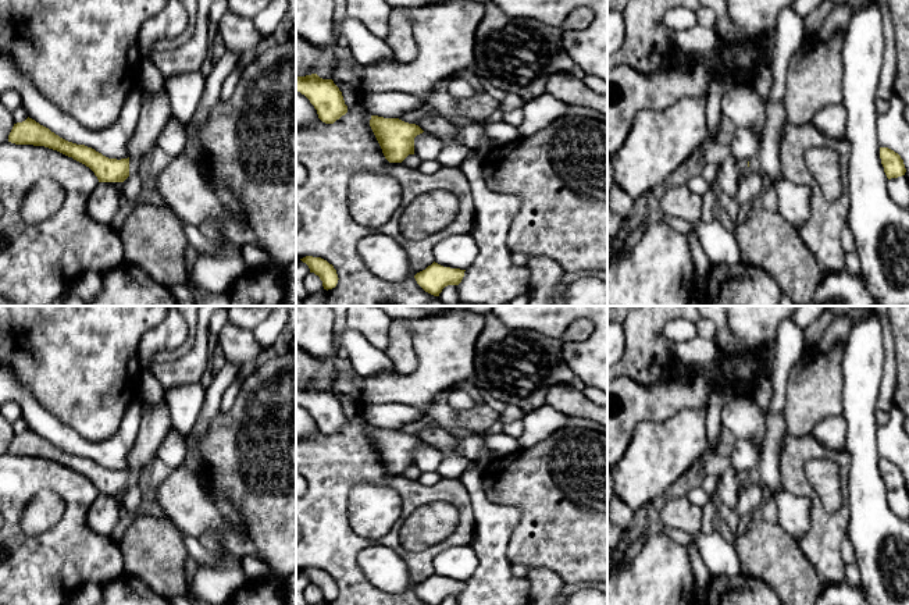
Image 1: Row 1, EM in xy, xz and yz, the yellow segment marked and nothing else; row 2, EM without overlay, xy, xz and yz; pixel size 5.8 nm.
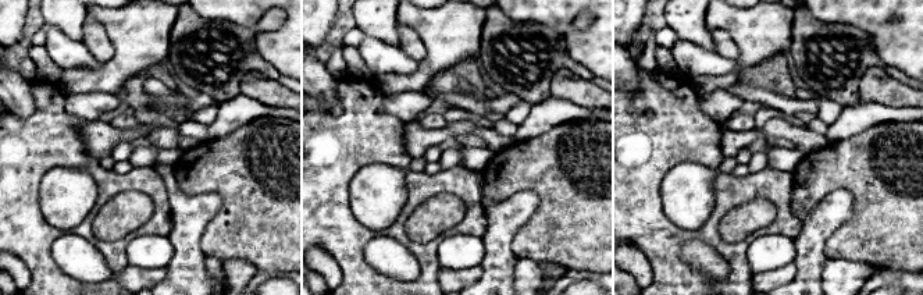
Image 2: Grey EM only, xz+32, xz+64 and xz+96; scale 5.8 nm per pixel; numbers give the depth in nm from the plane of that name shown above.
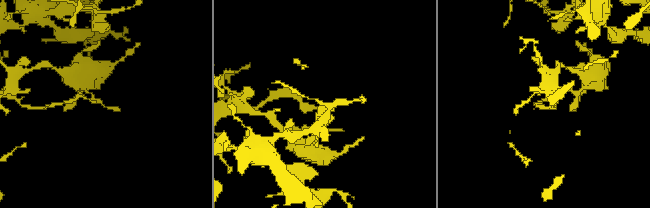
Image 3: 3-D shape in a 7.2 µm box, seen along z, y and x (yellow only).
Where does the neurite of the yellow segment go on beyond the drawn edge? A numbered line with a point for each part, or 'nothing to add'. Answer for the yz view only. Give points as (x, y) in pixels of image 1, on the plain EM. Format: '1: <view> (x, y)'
1: yz (742, 480)

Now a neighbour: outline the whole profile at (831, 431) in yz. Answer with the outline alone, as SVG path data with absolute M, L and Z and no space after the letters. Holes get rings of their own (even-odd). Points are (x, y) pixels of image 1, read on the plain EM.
M838 414L823 419L812 434L826 449L842 451L846 438L845 417Z

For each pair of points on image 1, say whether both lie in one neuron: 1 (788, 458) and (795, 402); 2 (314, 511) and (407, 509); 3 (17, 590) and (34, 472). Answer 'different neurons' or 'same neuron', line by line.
1: different neurons
2: same neuron
3: same neuron

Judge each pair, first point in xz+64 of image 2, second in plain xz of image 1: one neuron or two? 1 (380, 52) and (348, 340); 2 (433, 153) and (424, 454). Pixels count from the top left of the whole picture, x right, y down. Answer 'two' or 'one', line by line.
1: one
2: one

